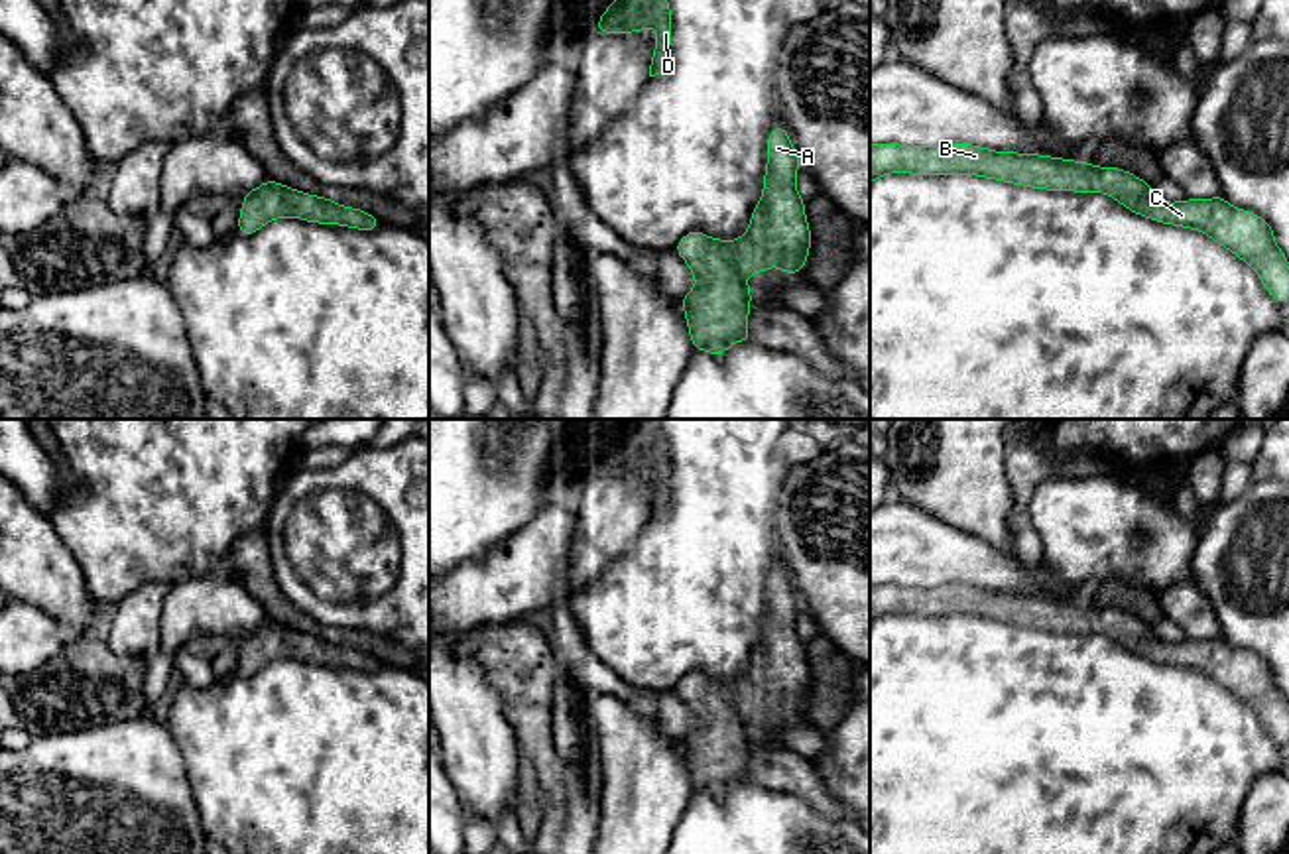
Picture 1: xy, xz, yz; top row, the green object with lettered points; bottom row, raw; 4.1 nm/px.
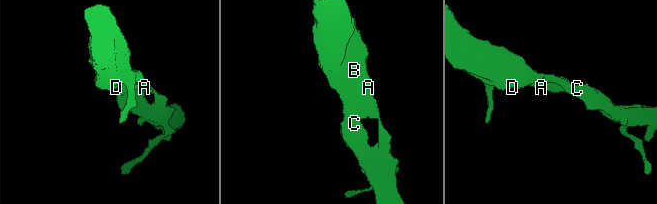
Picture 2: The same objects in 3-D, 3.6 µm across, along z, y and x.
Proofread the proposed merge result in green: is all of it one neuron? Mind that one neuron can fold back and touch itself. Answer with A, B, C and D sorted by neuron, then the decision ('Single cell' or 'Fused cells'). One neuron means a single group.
Groups: A B C D. Single cell

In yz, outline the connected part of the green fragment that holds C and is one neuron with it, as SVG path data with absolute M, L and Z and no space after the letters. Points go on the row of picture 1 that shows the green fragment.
M870 144L870 185L888 173L960 173L1047 191L1106 193L1139 216L1204 232L1250 264L1273 299L1289 303L1289 262L1277 248L1269 222L1250 211L1234 209L1222 195L1165 203L1149 183L1120 167L994 152L974 144L933 148Z

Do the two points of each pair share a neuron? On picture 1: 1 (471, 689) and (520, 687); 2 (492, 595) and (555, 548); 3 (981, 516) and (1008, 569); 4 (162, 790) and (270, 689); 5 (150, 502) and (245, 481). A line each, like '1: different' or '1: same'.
1: different
2: same
3: different
4: different
5: same

